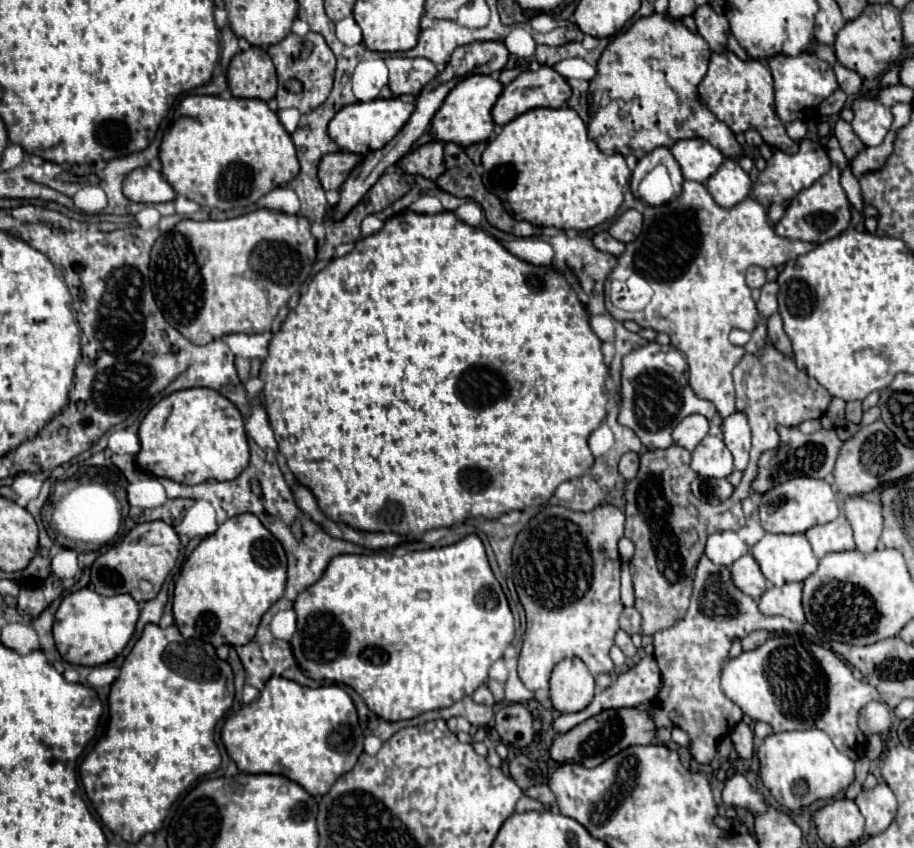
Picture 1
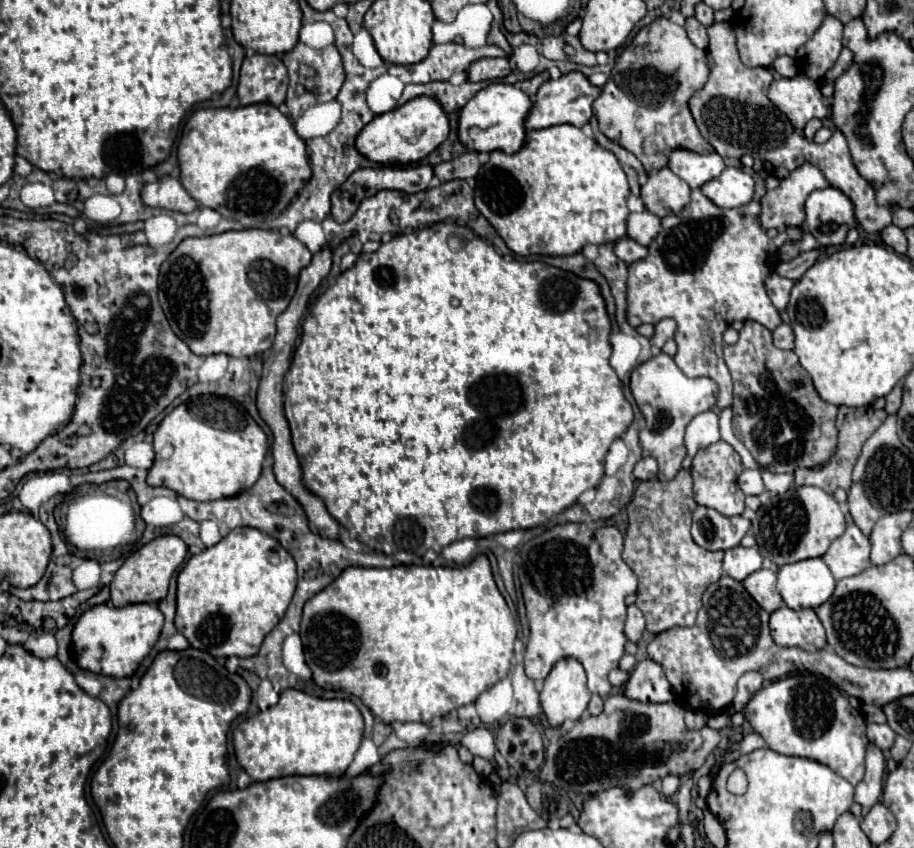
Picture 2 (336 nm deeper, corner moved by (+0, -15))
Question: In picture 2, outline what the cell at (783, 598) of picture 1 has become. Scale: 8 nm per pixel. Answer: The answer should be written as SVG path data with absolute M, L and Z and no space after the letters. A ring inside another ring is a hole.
M778 608L770 614L770 632L774 642L786 648L796 646L808 652L818 652L828 646L824 626L812 608Z

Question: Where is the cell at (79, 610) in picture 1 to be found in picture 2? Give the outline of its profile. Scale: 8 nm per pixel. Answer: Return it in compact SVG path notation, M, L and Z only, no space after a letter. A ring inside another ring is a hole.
M98 604L80 616L72 632L78 666L102 676L132 676L158 642L162 624L162 612L158 608L152 608L150 604L128 604L124 608Z

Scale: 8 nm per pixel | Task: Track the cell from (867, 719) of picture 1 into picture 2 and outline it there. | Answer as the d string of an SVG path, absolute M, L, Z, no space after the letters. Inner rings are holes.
M868 724L868 740L882 750L890 750L896 738L896 732L888 724Z

